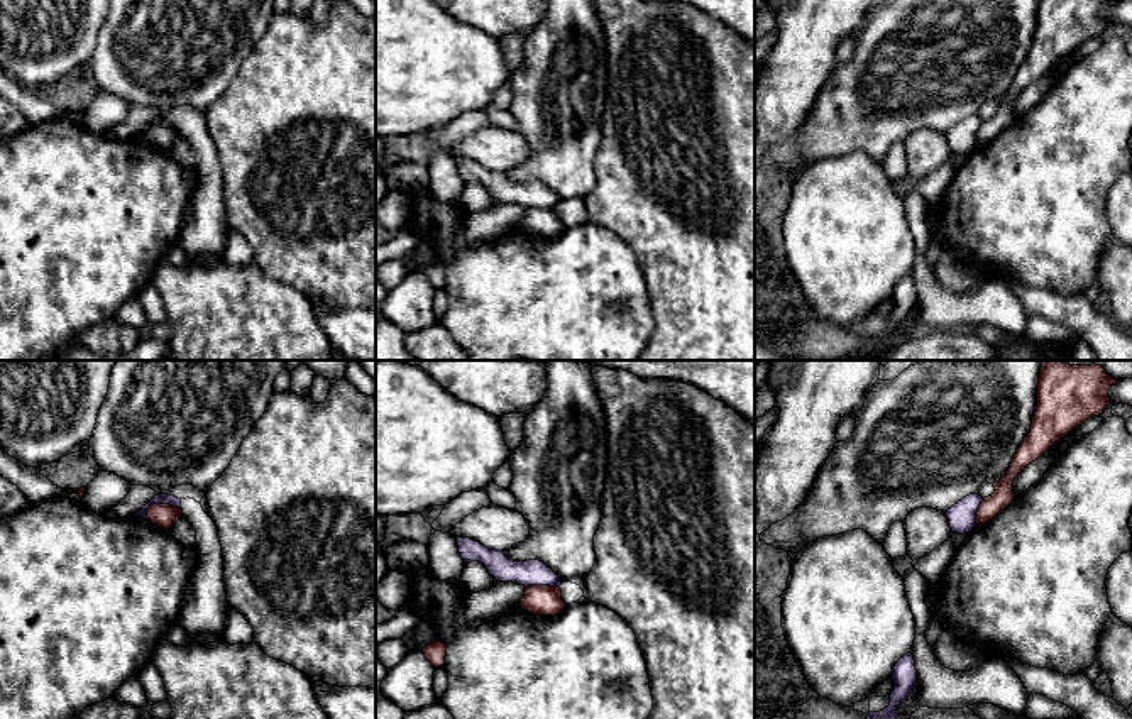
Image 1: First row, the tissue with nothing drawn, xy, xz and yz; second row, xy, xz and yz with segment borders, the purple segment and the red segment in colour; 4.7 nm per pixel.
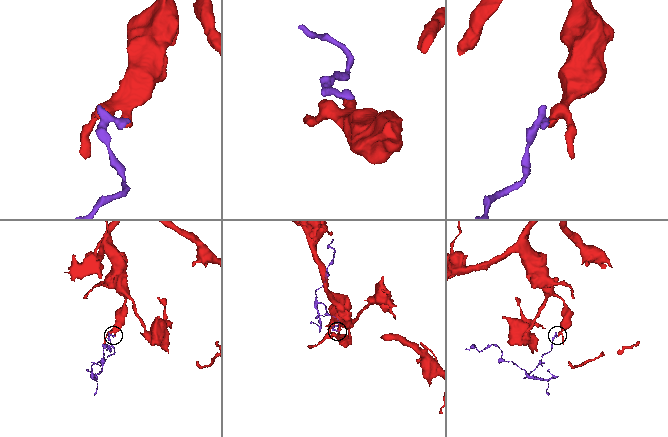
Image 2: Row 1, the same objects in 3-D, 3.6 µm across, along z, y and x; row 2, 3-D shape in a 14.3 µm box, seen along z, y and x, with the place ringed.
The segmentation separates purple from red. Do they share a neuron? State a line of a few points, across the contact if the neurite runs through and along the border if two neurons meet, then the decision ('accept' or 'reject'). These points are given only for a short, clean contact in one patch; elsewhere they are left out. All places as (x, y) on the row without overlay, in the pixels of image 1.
line xy (180, 129), (151, 126), (146, 139); reject

